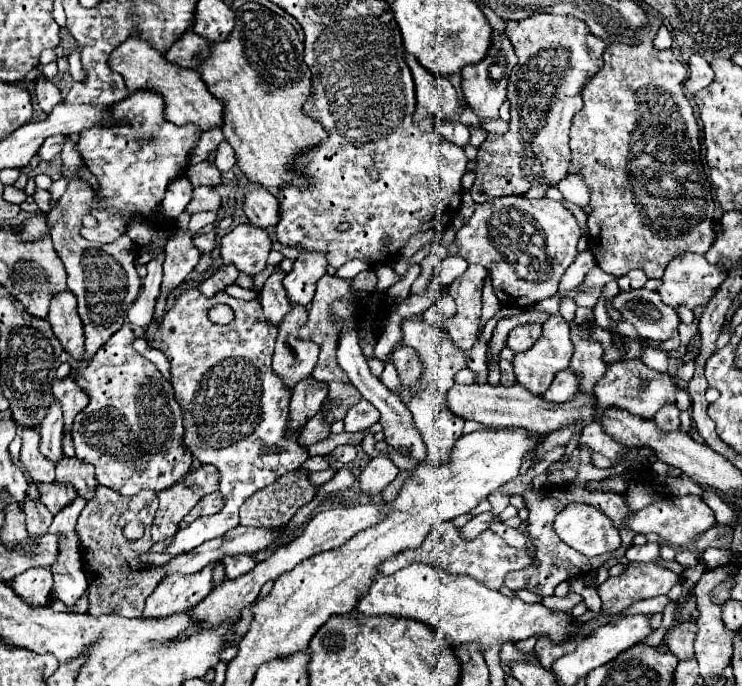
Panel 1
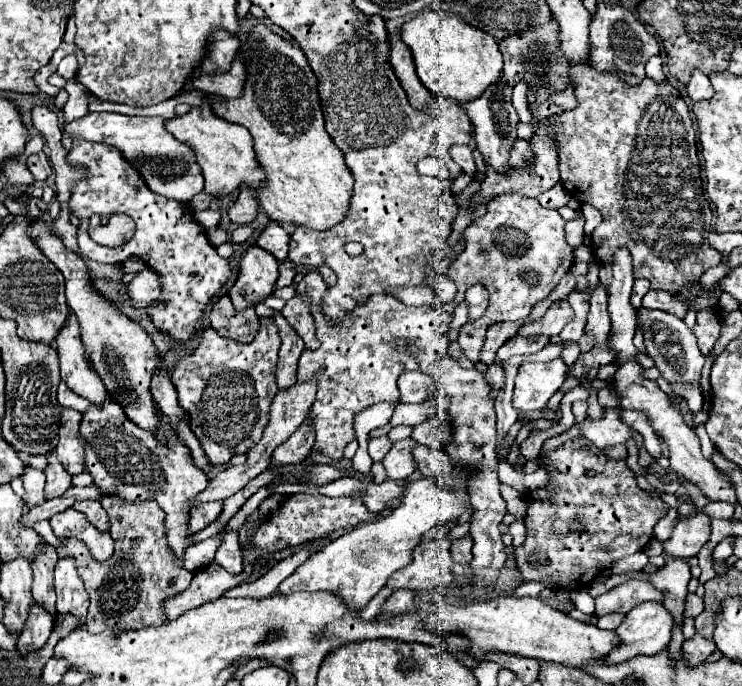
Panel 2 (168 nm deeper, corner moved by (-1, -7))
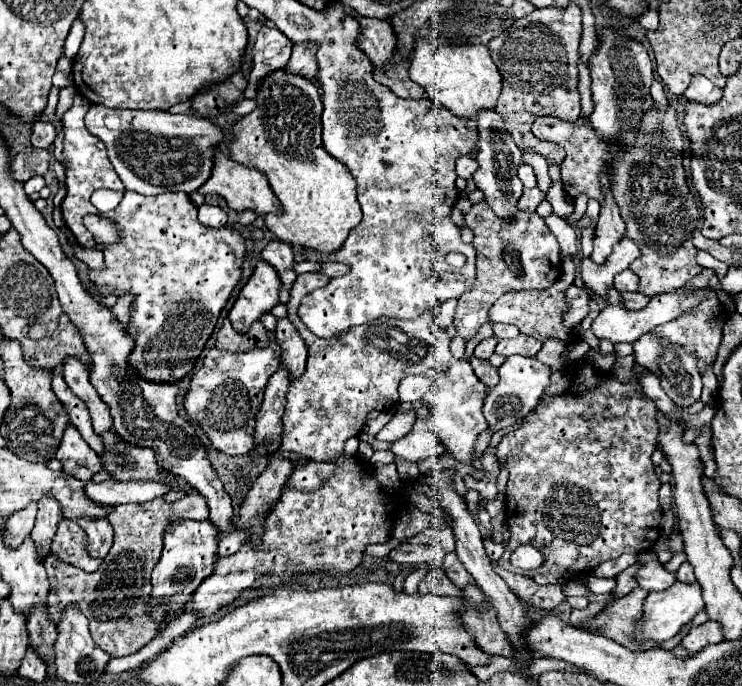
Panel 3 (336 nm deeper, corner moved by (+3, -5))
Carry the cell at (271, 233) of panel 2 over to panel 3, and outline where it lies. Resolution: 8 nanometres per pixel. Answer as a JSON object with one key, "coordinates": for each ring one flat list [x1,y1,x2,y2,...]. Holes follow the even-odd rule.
{"coordinates":[[274,240,274,242,270,242,264,248,262,260,268,262,270,266,274,266,274,270,278,272,278,276,280,276,280,280,282,280,282,284,286,288,290,288,294,284,297,274,294,272,294,252,292,252,292,246]]}

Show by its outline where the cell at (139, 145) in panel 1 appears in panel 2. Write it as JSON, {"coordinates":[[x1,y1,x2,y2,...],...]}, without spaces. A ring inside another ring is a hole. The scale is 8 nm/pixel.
{"coordinates":[[74,140,68,162,84,166,90,172,90,178,86,182,80,182,72,190,70,200,72,214,82,220,78,228,78,246,82,256,96,262,124,262,130,256,142,258,150,268,160,274,162,282,162,294,152,306,148,306,148,314,152,316,156,328,168,332,174,338,188,340,192,330,198,326,206,302,230,278,228,260,216,254,216,248,206,238,206,230,194,222,190,210,176,200,152,192,144,182,142,174,124,158,118,148,108,144],[114,212,124,212,136,222,136,232,132,240,116,248,92,242,92,238,88,236,90,216,110,216]]}

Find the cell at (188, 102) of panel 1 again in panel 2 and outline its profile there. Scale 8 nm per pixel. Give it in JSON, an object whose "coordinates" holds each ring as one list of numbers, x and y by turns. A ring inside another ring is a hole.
{"coordinates":[[206,98,202,100,200,106,194,106,188,114,166,120,164,126,174,138,178,138,184,144,190,144,192,150,196,152,196,158,198,158,196,162,198,162,204,182,206,182,204,192,216,194,216,196,226,196,226,194,234,192,240,184,248,184,250,188,256,188,256,184,260,184,264,180,264,174,260,172,260,166,254,160,250,132,240,124,232,124,232,122,216,116,212,112,210,104,206,102]]}

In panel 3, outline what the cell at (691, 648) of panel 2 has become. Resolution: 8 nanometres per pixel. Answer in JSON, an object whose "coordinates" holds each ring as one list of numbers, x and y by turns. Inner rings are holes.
{"coordinates":[[708,620,706,624,700,624,696,628,692,628,684,638,682,638,682,646,690,652,698,652,702,650,704,646,708,644,718,644,724,640,724,634,722,634,722,628,718,622,712,622]]}

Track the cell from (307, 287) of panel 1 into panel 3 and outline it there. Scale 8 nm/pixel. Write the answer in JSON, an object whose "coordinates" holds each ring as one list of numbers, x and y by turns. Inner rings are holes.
{"coordinates":[[288,318,278,320,274,336,276,336,276,344,282,350,280,360,282,360,282,366,288,368,290,380,300,378,304,374,306,354,308,354,308,348,304,346,304,340,300,338,300,334,296,332,296,328,292,326,292,322]]}

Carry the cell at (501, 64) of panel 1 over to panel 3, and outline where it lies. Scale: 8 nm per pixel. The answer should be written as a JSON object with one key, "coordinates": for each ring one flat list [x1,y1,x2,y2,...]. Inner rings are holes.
{"coordinates":[[480,110,478,114,478,172,474,172,474,184,478,190,484,192,484,200,494,210,498,218,514,218,518,212,518,200,520,200,520,178,516,176,516,170,520,164,524,164,520,150,514,146,512,136,506,132,506,122,500,118,496,110]]}

